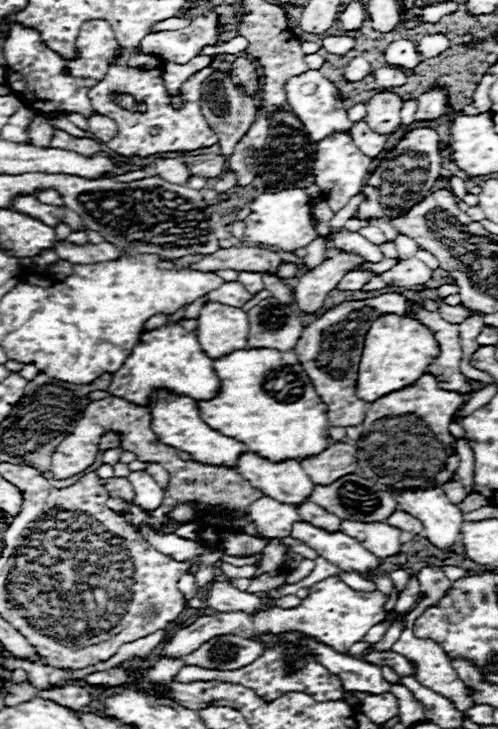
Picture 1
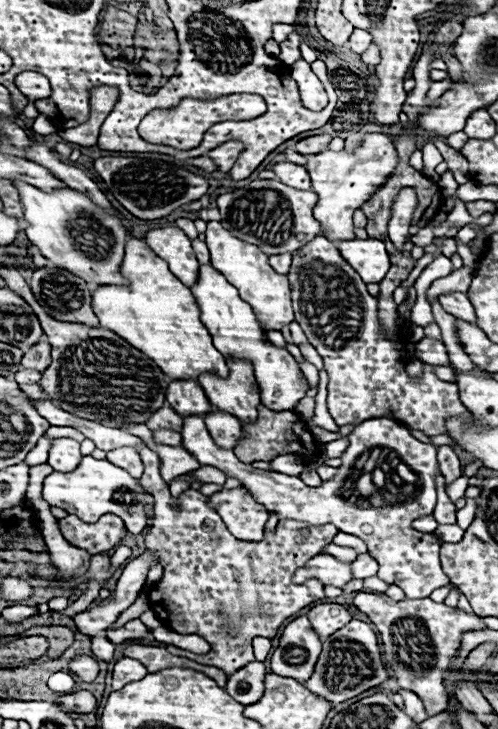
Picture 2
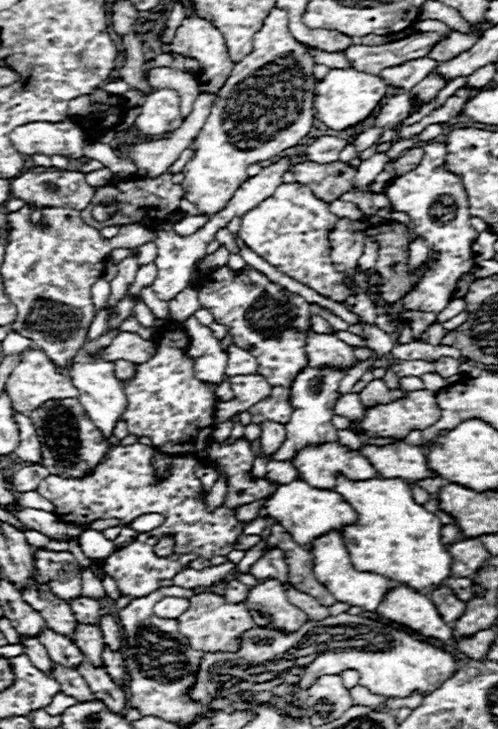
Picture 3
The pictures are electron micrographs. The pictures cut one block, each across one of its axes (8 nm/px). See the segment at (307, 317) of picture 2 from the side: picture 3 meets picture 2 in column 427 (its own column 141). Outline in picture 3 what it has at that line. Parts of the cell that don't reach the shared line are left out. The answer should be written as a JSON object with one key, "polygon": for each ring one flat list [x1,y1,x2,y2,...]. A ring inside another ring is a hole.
{"polygon":[[170,322,160,340,156,340,156,354,152,360,140,364,136,378,124,386,128,400,122,418,128,424,128,432,136,436,148,436,152,446,162,454,192,454,202,464,208,464,218,474,228,478,228,492,222,506,238,508,254,500,262,500,270,494,270,482,266,478,254,478,250,474,254,452,246,438,238,438,234,444,214,440,214,412,216,412,216,386,206,384,194,376,194,360,188,356,190,338,180,324]]}

